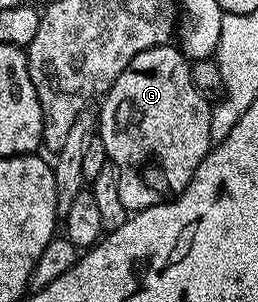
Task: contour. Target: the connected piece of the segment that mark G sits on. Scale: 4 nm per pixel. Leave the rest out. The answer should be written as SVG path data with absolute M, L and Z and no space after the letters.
M165 44L162 46L151 46L142 52L138 52L134 56L134 60L130 60L130 64L126 64L126 68L123 72L110 83L107 90L108 95L104 98L104 107L98 110L98 136L106 148L108 160L113 162L118 168L118 196L122 199L122 204L130 212L135 212L145 210L151 206L157 206L163 202L172 201L177 194L183 192L190 184L190 180L194 176L198 164L202 164L202 160L208 155L208 151L211 150L214 145L212 137L210 136L212 106L210 105L209 99L200 94L198 88L194 88L189 59L185 58L175 45Z

